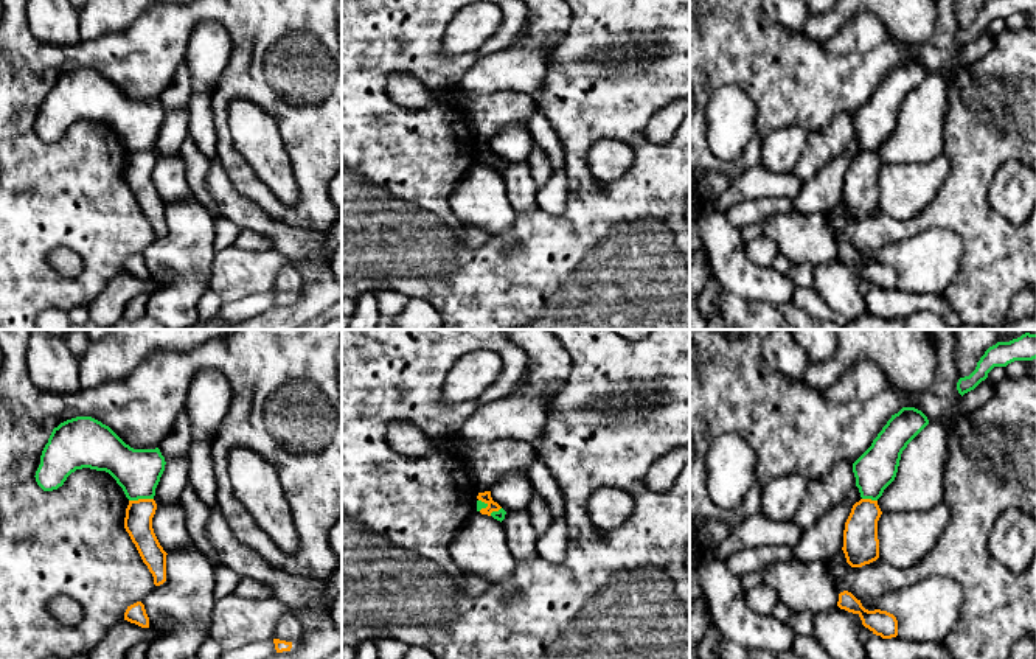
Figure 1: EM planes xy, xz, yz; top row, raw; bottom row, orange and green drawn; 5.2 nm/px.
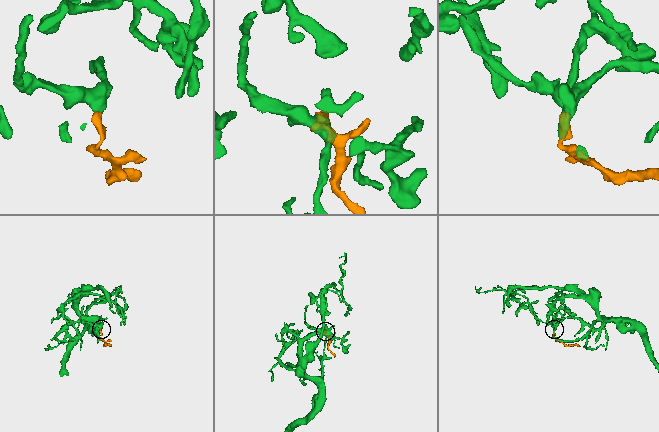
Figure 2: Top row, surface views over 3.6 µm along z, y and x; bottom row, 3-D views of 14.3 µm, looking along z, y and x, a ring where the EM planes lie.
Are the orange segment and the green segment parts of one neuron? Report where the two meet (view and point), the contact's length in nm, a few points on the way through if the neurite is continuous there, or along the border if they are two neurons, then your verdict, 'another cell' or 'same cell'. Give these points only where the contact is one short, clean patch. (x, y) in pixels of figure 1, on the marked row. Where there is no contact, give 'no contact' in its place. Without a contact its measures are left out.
meets orange in xy at (140, 499); contact 130 nm long; border along xy (152, 498), (129, 501); another cell

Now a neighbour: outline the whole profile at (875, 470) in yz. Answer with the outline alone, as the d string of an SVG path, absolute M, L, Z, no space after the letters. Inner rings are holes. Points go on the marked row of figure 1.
M902 407L892 415L871 446L853 463L862 499L878 500L882 496L896 477L902 451L927 424L927 417L915 407Z

